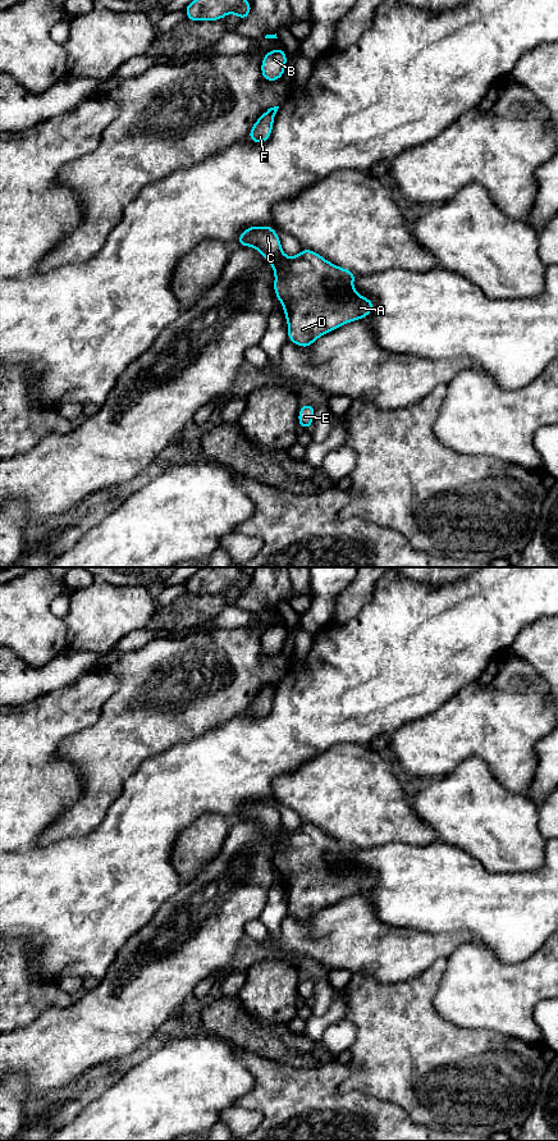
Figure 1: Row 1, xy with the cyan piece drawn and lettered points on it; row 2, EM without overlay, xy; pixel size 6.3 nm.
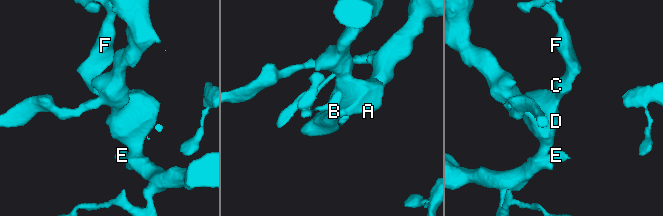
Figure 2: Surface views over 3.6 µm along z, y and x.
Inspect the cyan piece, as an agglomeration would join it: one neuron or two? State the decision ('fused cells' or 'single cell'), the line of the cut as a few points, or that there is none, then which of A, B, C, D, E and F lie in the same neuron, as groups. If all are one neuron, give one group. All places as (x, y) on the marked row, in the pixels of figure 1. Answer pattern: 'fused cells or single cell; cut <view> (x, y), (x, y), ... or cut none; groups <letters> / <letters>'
single cell; cut none; groups A B C D E F

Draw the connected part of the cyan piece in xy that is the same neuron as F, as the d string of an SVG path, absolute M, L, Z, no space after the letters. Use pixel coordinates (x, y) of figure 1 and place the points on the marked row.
M279 106L267 109L252 125L248 138L256 143L264 143L269 140L274 124L274 117Z

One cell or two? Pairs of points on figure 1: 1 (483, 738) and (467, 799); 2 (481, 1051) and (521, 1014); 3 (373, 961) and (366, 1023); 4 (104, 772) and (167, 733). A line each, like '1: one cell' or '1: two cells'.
1: two cells
2: two cells
3: two cells
4: one cell

